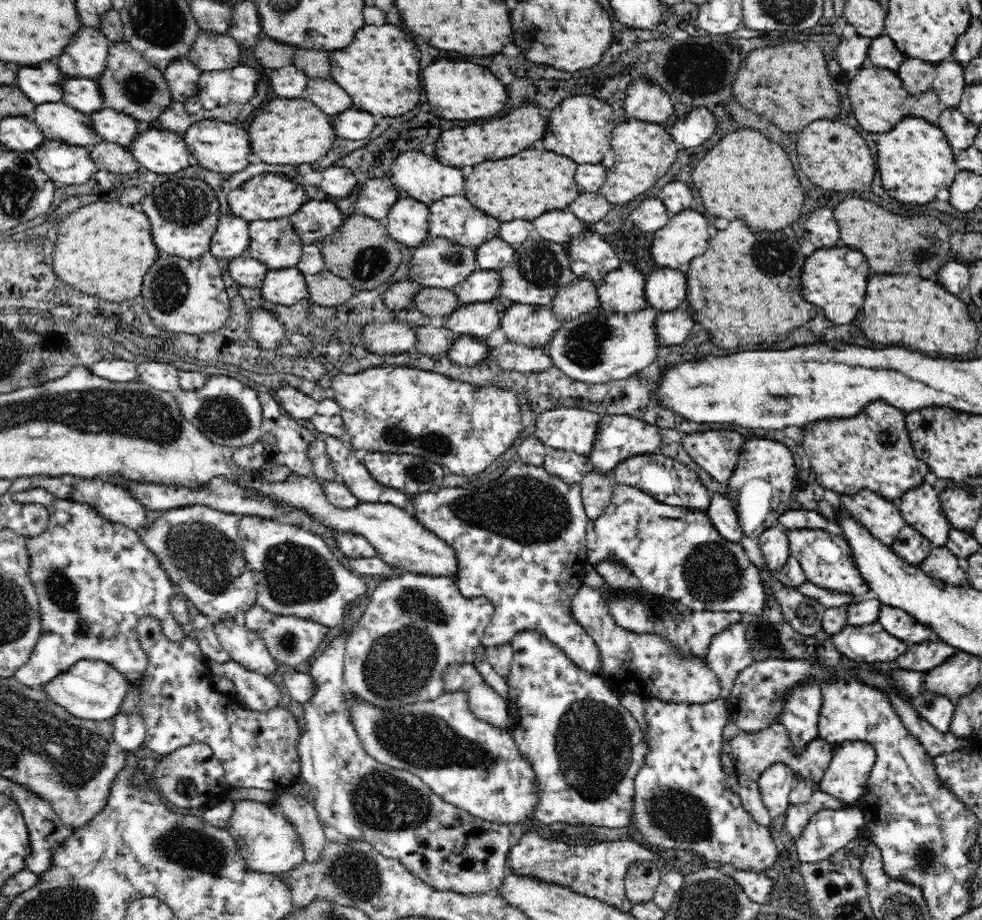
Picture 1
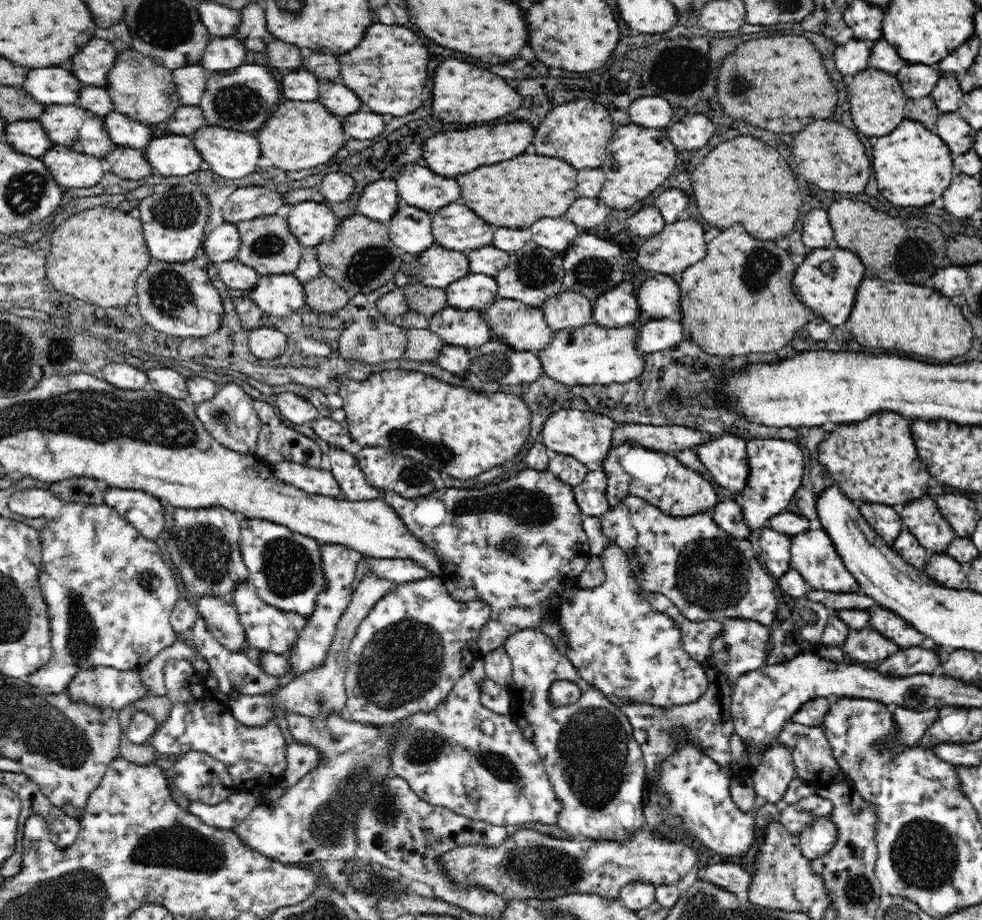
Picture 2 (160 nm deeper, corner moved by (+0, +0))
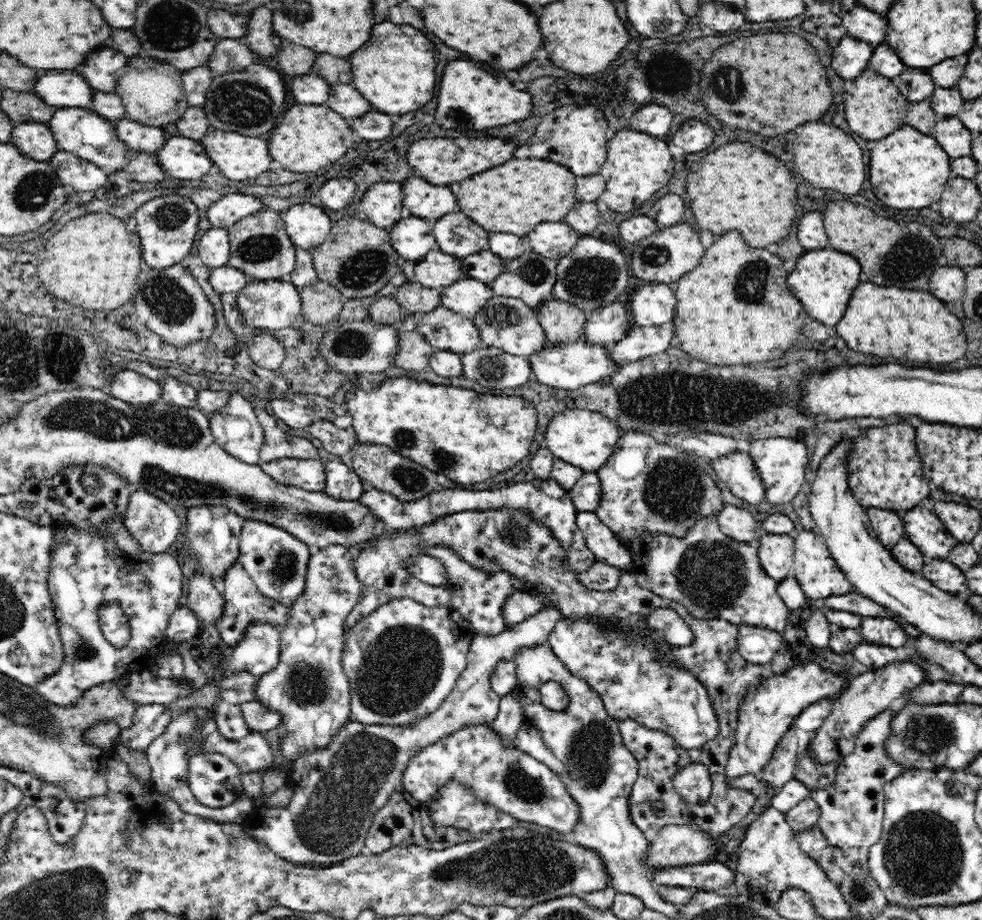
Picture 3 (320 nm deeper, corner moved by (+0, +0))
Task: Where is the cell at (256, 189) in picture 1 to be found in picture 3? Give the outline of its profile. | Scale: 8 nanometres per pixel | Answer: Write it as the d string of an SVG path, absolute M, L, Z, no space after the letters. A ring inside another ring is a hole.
M228 194L206 207L206 216L212 228L227 229L243 218L264 208L260 198L254 194Z

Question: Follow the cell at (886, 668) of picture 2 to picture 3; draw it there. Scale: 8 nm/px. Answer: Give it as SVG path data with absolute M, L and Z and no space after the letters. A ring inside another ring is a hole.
M905 660L868 670L848 681L846 688L833 701L830 716L824 719L822 726L810 738L810 757L820 764L839 762L854 750L857 736L869 719L888 710L893 700L910 692L922 681L922 666Z

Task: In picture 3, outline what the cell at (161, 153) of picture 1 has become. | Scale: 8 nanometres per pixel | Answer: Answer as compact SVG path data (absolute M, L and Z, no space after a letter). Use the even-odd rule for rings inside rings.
M183 136L168 137L156 155L165 174L181 181L198 180L213 165L199 141Z

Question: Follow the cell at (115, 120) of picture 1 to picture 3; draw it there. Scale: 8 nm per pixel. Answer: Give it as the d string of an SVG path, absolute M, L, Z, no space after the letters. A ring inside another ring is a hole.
M128 118L119 120L114 125L117 137L130 150L156 154L168 140L161 127L146 126Z

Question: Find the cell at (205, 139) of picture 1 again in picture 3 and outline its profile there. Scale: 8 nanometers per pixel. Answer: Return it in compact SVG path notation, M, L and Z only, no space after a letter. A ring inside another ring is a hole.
M210 128L210 130L199 140L208 153L210 160L221 170L220 175L230 180L254 182L268 174L272 158L270 158L268 141L260 137L226 132L220 129Z

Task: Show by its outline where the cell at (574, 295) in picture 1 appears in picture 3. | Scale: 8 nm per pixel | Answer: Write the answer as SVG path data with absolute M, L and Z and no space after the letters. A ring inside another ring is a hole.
M552 299L534 309L548 345L576 342L581 337L588 316L576 305Z

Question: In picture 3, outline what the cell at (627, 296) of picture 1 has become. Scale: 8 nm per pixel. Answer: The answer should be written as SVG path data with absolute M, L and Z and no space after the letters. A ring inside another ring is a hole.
M624 300L614 302L593 310L584 322L581 336L588 343L602 344L609 348L614 343L622 340L633 327L629 312L623 307Z

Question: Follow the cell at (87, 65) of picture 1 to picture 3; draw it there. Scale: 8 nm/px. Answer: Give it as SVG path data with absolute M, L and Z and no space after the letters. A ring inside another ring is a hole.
M104 48L90 54L76 72L80 72L96 92L114 93L117 79L123 68L128 66L128 61L129 58L121 52Z

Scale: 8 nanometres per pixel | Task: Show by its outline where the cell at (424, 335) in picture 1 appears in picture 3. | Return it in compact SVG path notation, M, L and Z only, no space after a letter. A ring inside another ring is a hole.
M418 331L399 333L399 346L396 356L392 358L393 368L398 370L419 371L429 365L430 356L435 353L424 335Z

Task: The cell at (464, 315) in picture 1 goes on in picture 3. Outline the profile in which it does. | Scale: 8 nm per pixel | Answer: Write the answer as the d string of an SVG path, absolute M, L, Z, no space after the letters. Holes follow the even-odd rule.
M441 304L432 312L419 314L416 317L415 330L424 335L426 342L438 351L452 351L452 353L463 355L482 347L479 329L473 319L452 312Z

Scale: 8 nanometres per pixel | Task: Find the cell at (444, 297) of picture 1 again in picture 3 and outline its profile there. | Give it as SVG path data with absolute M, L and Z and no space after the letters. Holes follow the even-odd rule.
M405 282L398 287L394 298L401 306L403 313L418 316L421 313L432 312L441 304L440 291L426 288L420 283Z

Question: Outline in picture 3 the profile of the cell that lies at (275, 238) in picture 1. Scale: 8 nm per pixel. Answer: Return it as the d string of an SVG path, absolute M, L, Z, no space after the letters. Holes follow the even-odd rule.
M263 208L227 228L231 249L227 265L242 271L250 280L288 279L295 269L294 243L286 233L282 213Z

